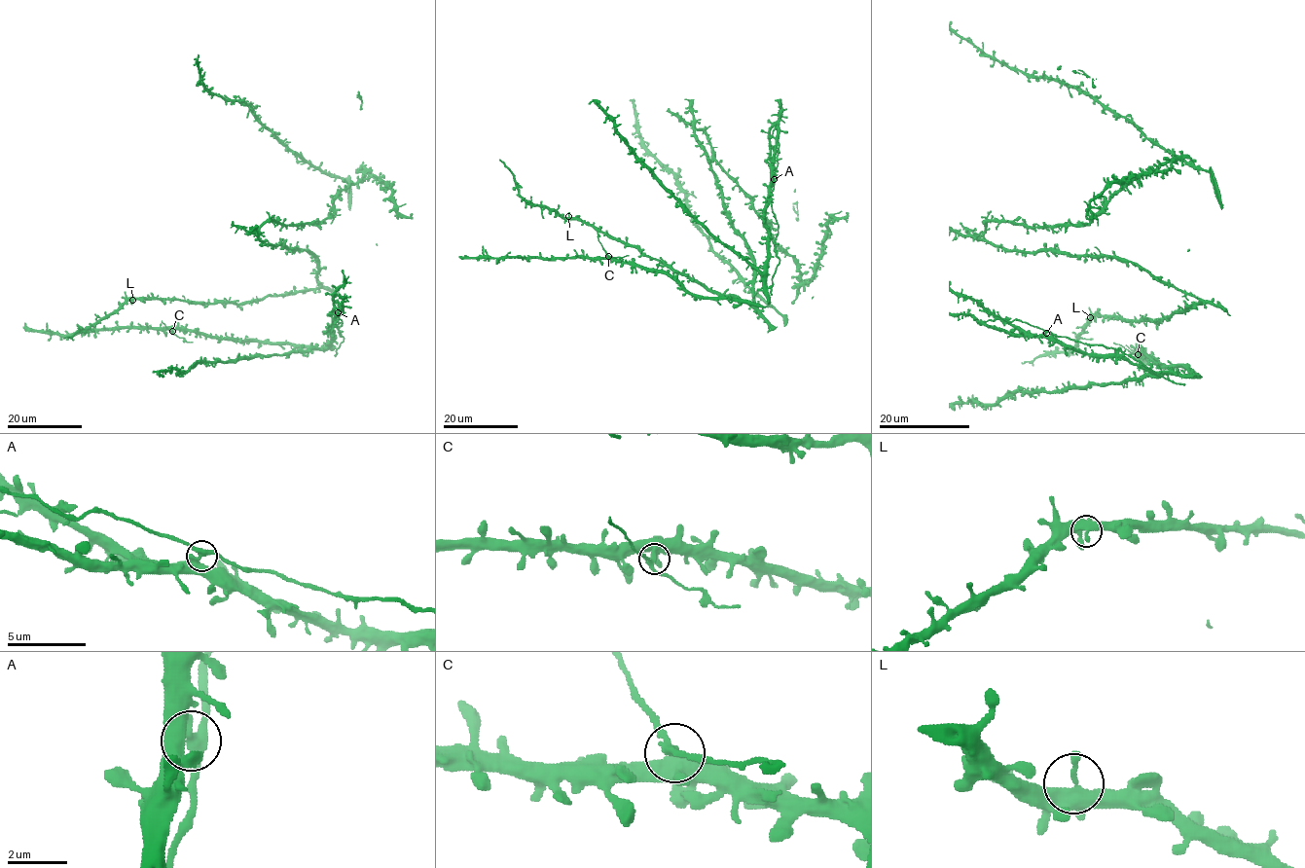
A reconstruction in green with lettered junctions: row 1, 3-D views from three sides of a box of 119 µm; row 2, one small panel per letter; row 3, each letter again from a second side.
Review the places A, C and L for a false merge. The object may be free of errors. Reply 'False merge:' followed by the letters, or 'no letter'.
False merge: A

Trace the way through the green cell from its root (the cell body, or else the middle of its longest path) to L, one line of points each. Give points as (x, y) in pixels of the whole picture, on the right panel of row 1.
L: (1152, 274), (1178, 290), (1193, 294), (1199, 301), (1185, 311), (1176, 311), (1157, 321), (1090, 317)

